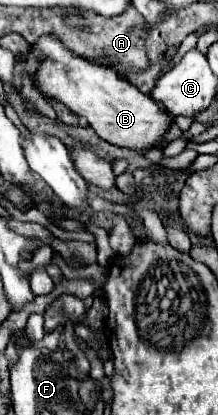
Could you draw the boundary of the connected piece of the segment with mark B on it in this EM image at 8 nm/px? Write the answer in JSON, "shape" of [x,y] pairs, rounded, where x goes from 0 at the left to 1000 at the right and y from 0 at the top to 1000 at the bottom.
{"shape":[[[248,82],[183,87],[147,120],[183,130],[183,149],[165,164],[165,202],[174,217],[275,251],[294,251],[321,270],[339,270],[367,284],[394,284],[413,308],[486,342],[523,352],[569,352],[624,366],[661,366],[670,357],[697,357],[743,323],[780,304],[780,280],[725,260],[725,251],[651,227],[624,207],[578,198],[532,169],[505,169],[495,159],[431,154],[349,125],[312,120],[284,96]]]}

